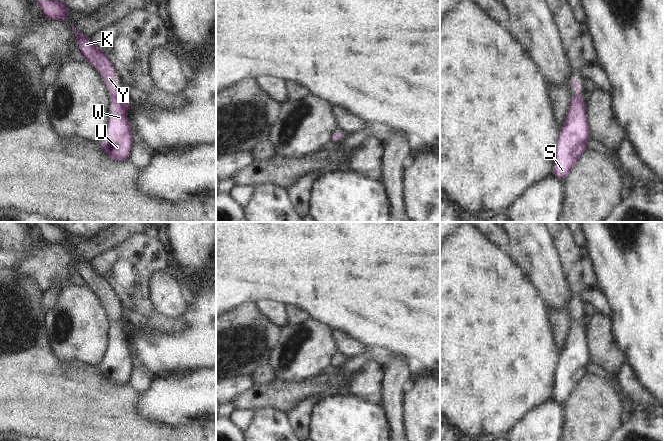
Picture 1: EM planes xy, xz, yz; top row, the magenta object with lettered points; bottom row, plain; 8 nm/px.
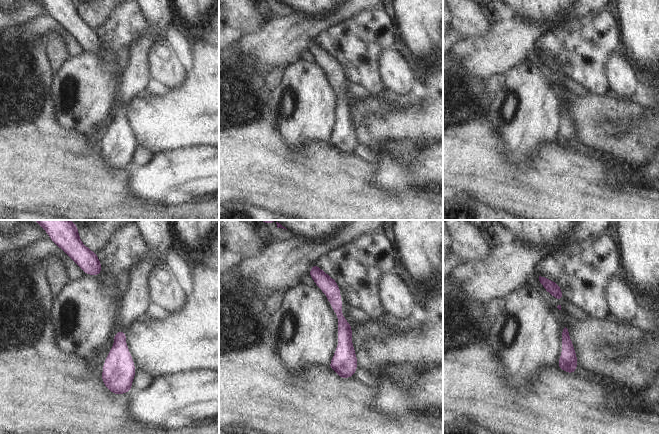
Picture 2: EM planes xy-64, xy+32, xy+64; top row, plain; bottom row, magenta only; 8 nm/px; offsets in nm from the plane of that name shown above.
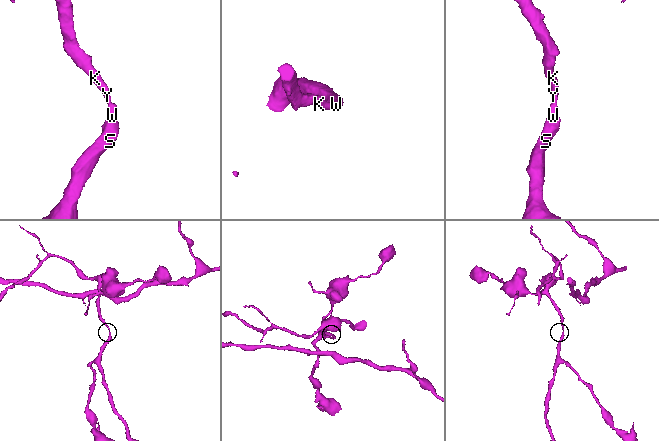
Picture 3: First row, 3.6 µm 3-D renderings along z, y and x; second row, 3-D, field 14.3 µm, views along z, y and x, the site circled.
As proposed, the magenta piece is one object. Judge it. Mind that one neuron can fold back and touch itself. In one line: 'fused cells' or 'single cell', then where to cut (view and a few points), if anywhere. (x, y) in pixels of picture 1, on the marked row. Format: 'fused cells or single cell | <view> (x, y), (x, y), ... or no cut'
single cell | no cut

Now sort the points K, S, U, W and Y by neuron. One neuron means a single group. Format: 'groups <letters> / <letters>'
groups K S U W Y

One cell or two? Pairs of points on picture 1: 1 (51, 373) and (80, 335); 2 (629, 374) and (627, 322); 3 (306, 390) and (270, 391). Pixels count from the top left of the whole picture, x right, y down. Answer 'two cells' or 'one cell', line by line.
1: two cells
2: two cells
3: one cell

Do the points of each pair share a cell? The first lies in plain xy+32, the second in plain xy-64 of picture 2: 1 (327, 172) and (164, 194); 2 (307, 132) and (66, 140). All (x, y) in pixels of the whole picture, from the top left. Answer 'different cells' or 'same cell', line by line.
1: different cells
2: different cells

